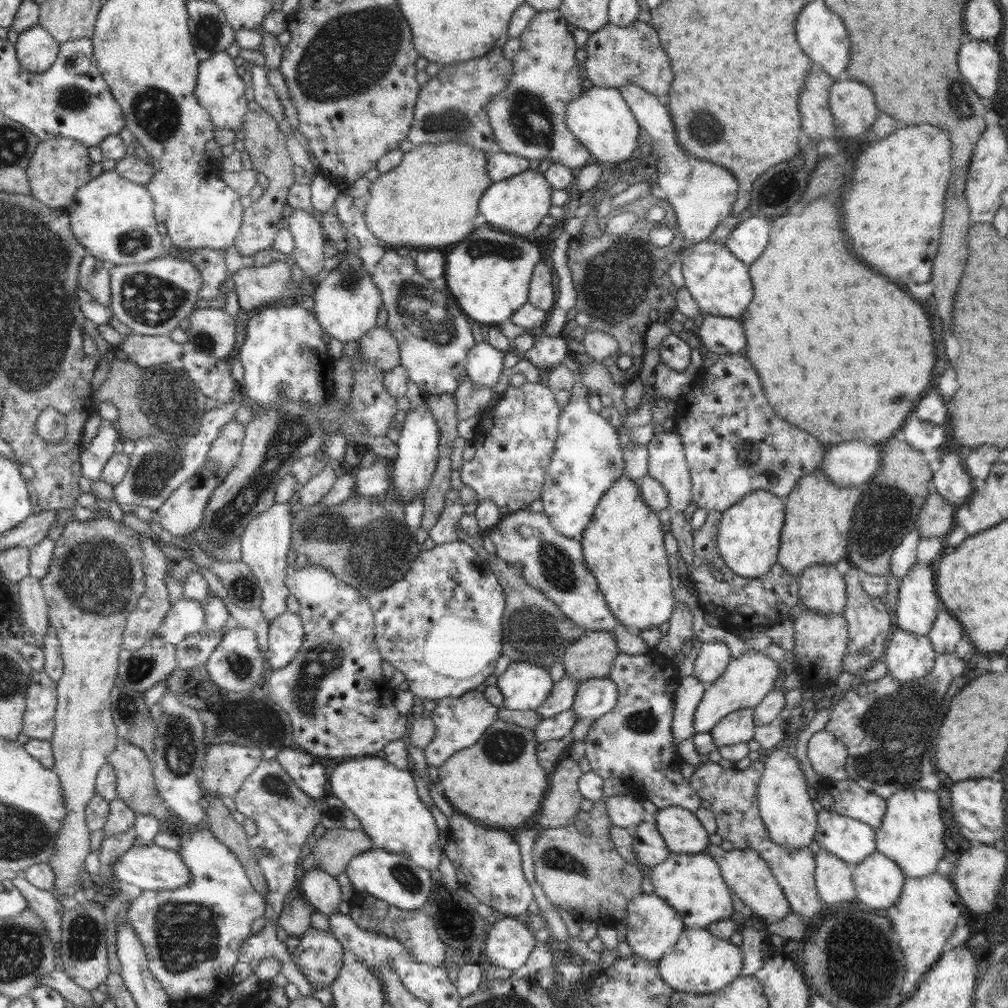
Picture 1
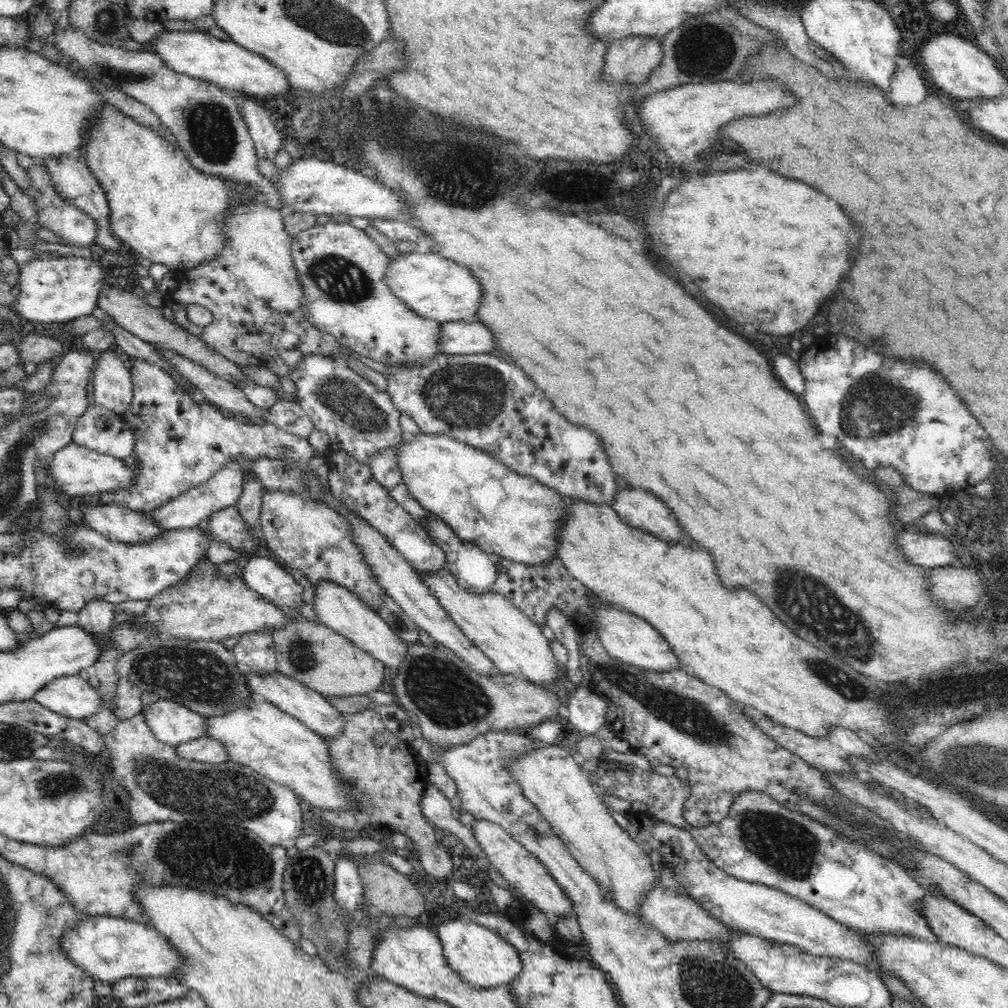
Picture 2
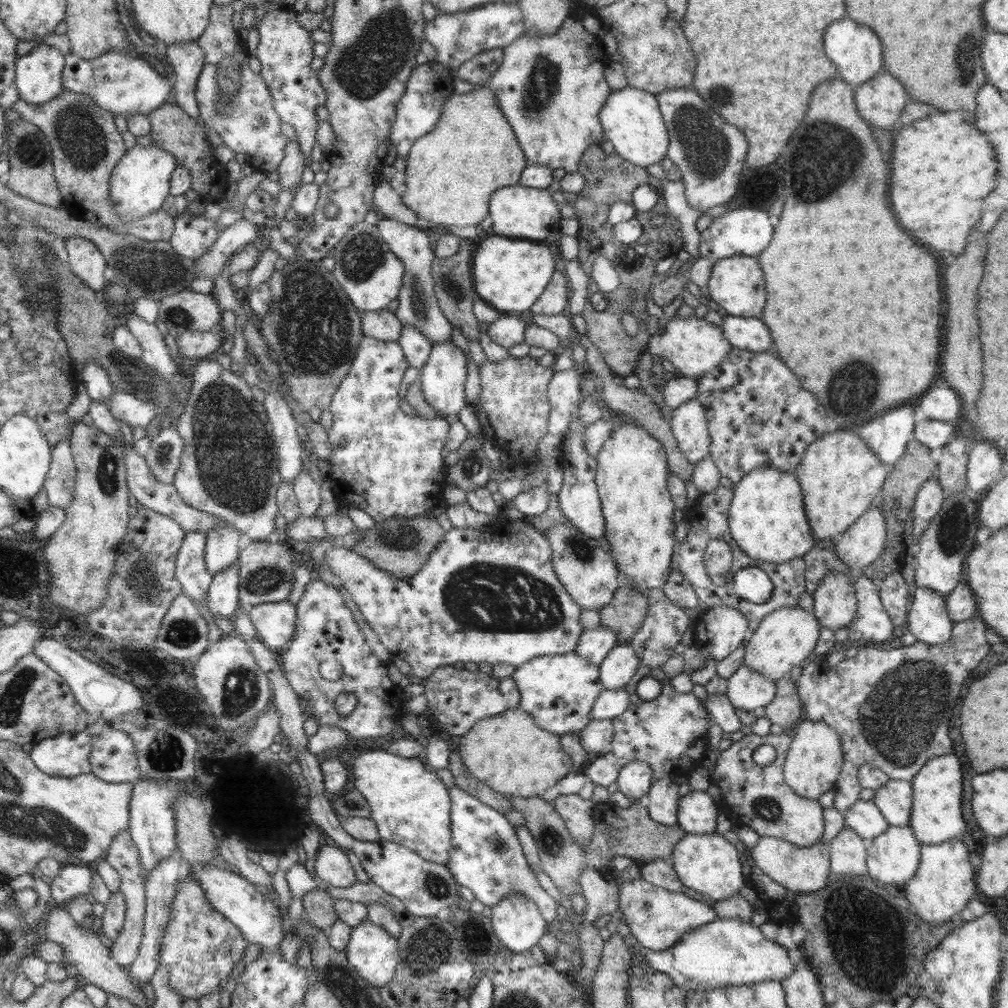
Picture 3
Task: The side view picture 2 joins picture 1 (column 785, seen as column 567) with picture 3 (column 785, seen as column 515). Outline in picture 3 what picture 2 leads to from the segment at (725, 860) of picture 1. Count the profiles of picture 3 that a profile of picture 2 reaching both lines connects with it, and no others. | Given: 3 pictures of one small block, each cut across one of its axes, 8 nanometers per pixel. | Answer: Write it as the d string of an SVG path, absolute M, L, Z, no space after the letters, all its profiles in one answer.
M760 836L757 844L749 848L752 861L758 866L768 879L780 883L795 894L814 892L828 884L830 870L830 847L820 840L810 847L798 847L790 841L774 836Z

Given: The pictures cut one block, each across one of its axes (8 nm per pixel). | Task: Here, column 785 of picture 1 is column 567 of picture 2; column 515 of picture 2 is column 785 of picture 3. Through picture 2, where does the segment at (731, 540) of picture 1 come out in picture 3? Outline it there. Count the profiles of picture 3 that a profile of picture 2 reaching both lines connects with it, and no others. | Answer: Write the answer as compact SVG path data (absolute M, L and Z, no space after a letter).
M756 467L744 475L733 486L733 499L728 510L728 527L732 538L742 551L752 559L771 563L783 563L805 555L817 540L812 535L812 527L806 517L802 487L795 473L784 472L776 467Z

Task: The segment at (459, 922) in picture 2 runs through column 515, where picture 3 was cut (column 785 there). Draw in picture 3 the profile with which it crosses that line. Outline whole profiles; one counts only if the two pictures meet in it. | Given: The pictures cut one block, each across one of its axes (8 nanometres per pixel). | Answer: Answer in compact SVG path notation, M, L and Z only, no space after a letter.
M716 919L687 932L674 946L656 951L642 948L641 952L652 970L667 974L674 984L685 992L701 992L706 989L747 985L765 980L782 981L790 974L794 974L794 958L789 951L784 946L766 938L760 931L760 927L740 919Z

